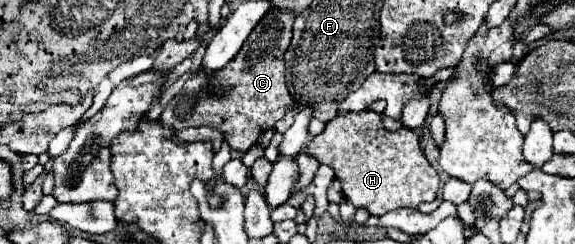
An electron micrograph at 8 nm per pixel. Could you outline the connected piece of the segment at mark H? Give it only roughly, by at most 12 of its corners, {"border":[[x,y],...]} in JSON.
{"border":[[338,115],[306,153],[348,201],[384,215],[434,201],[440,179],[408,127]]}

